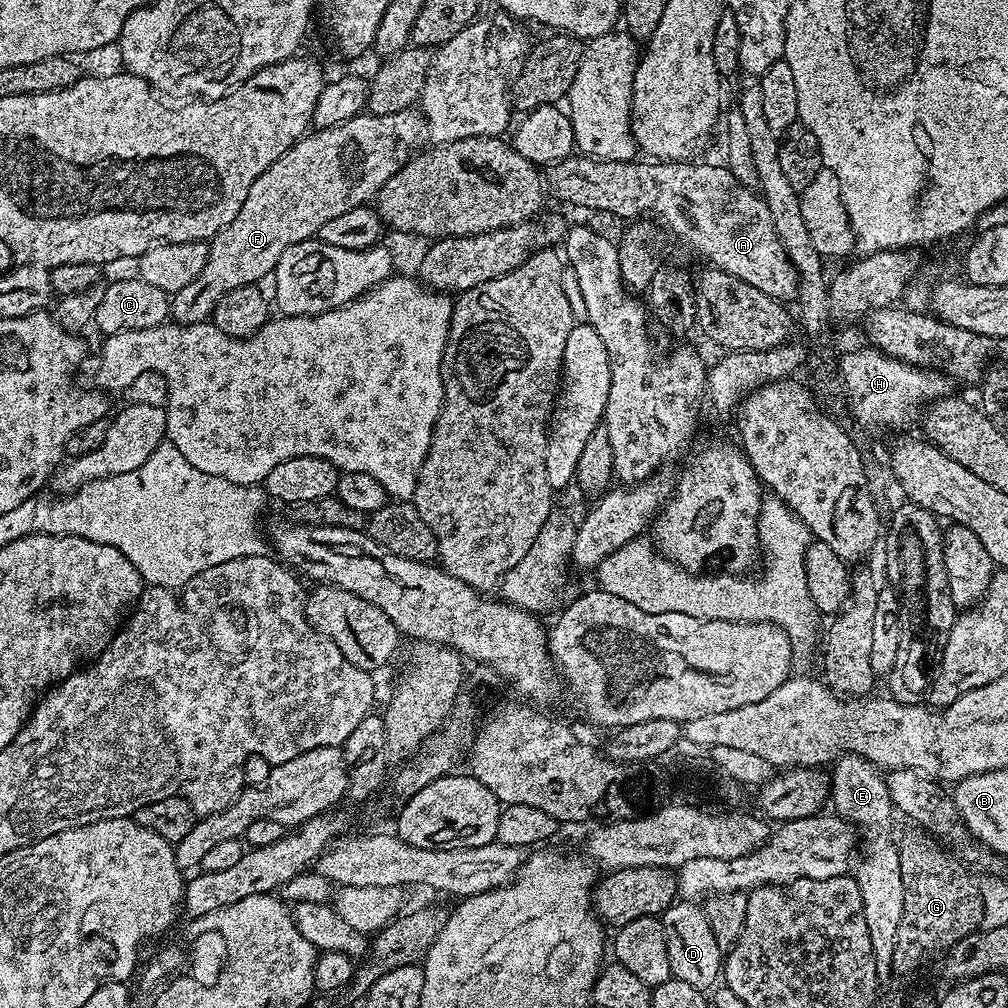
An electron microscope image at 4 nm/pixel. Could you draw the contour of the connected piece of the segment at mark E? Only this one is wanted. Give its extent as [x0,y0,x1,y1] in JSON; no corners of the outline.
[830,754,906,982]

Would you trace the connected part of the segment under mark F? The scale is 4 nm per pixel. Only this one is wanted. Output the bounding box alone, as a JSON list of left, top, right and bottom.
[168,110,416,323]

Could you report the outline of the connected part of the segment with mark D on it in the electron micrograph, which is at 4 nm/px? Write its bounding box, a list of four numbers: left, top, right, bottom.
[659,898,722,990]

